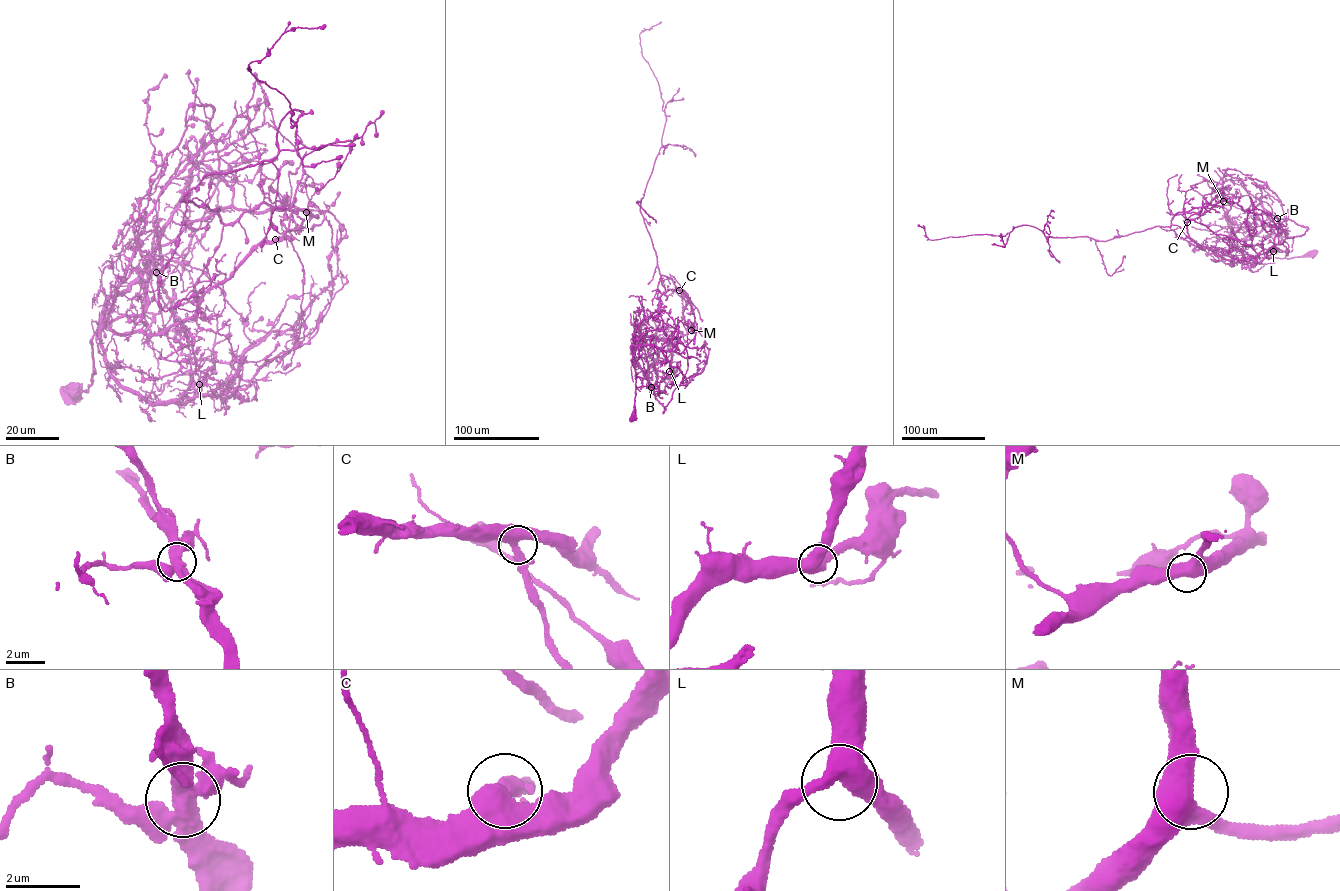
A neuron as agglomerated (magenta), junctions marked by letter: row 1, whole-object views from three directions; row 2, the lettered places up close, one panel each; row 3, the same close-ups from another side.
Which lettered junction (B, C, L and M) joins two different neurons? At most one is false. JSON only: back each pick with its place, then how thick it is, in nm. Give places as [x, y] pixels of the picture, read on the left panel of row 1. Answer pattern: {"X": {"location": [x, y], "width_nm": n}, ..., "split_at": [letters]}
{"B": {"location": [156, 272], "width_nm": 440}, "split_at": ["B"]}

